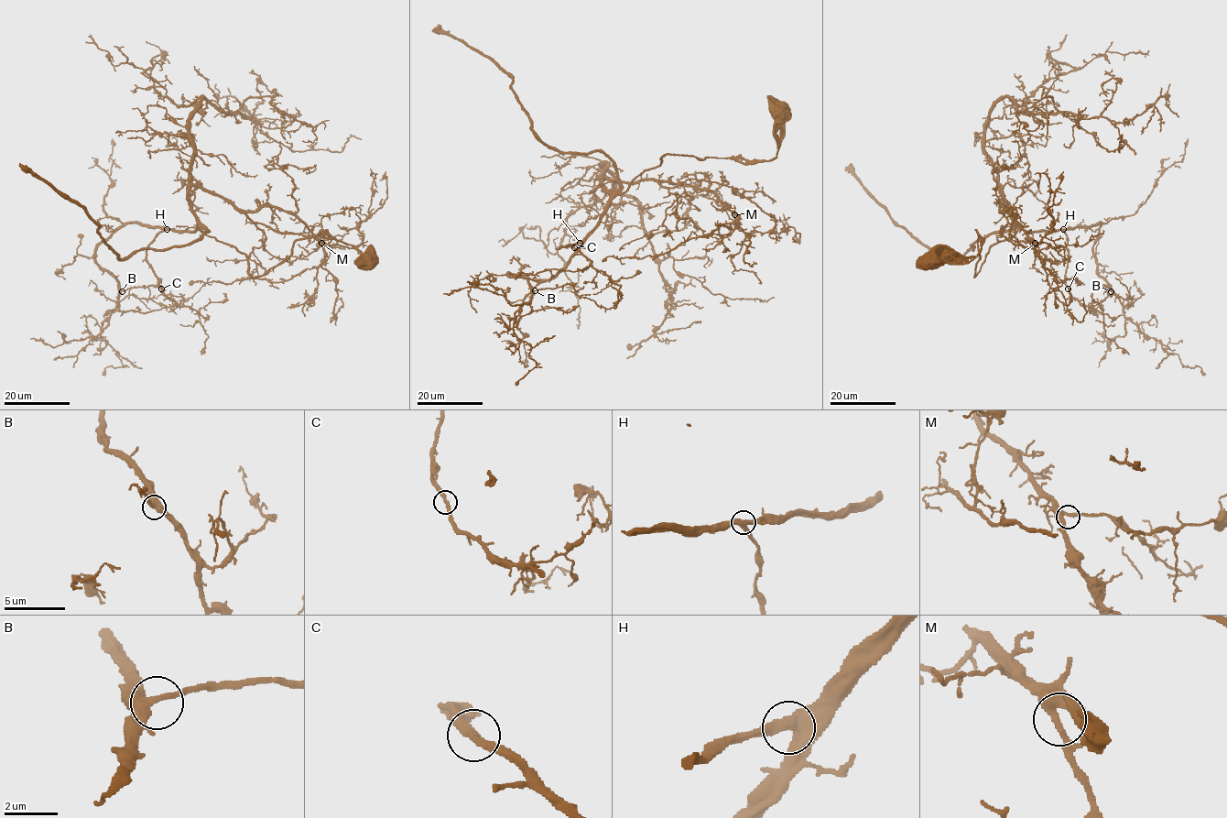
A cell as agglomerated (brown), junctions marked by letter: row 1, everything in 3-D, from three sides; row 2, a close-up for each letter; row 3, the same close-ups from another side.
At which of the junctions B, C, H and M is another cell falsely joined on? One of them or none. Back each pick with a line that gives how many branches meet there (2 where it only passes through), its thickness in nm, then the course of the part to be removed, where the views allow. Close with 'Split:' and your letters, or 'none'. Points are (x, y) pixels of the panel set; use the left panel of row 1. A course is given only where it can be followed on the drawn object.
Split: none

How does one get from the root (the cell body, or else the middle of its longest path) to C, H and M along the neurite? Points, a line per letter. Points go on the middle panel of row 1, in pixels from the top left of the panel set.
C: (777, 110), (773, 158), (666, 154), (612, 200), (582, 240), (559, 247), (574, 247)
H: (777, 110), (778, 147), (773, 158), (666, 154), (659, 165), (643, 170), (612, 200), (599, 223), (580, 243)
M: (777, 110), (777, 154), (769, 160), (666, 154), (613, 197), (602, 179), (707, 189), (734, 214)

